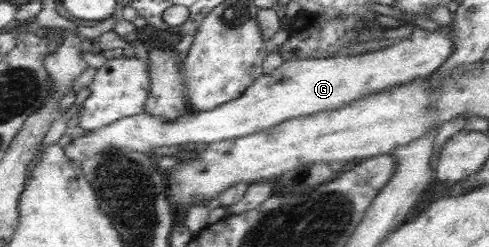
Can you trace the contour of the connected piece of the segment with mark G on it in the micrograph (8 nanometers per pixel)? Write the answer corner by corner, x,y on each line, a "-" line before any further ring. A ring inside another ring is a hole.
417,26
407,40
376,51
363,50
345,53
344,56
322,59
298,59
293,56
291,62
283,62
270,75
262,74
253,81
242,97
229,101
221,108
208,113
195,113
184,117
175,124
160,124
156,119
146,115
130,115
99,128
87,136
65,142
67,154
79,159
84,147
95,149
115,143
121,147
131,147
148,151
150,147
187,142
224,142
239,137
254,136
255,133
275,128
284,121
298,117
318,117
340,113
352,107
356,101
378,95
388,90
407,86
430,75
444,57
450,53
450,42
442,30
423,30

